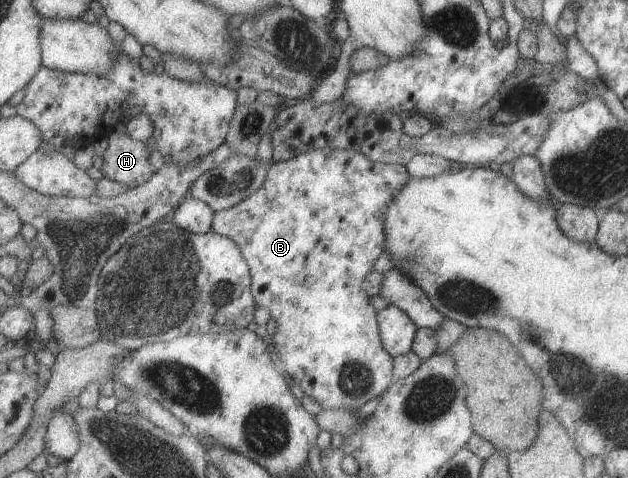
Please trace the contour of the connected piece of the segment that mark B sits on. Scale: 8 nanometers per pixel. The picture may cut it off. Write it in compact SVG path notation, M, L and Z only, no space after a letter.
M315 149L311 153L298 155L289 161L272 163L269 168L266 183L263 187L251 195L249 199L226 210L215 212L213 230L223 236L230 237L242 249L243 255L249 262L253 277L252 292L259 307L272 311L272 318L277 323L277 331L272 340L272 348L275 355L284 361L287 376L292 378L302 388L302 391L316 400L325 410L329 409L359 409L367 405L371 399L384 395L384 393L397 380L394 374L394 357L385 349L380 334L379 311L373 307L371 296L367 293L365 281L369 273L373 271L375 261L385 253L387 237L385 237L385 209L393 201L395 191L399 193L407 181L410 173L406 165L386 164L371 161L363 153L355 153L342 149Z

